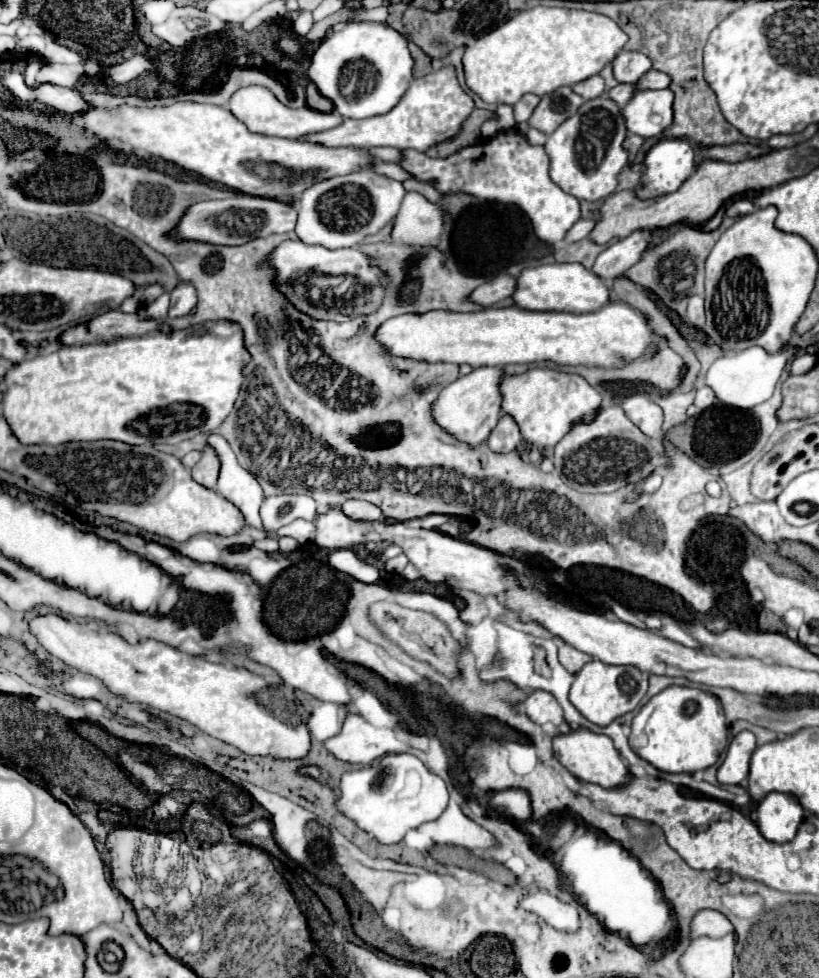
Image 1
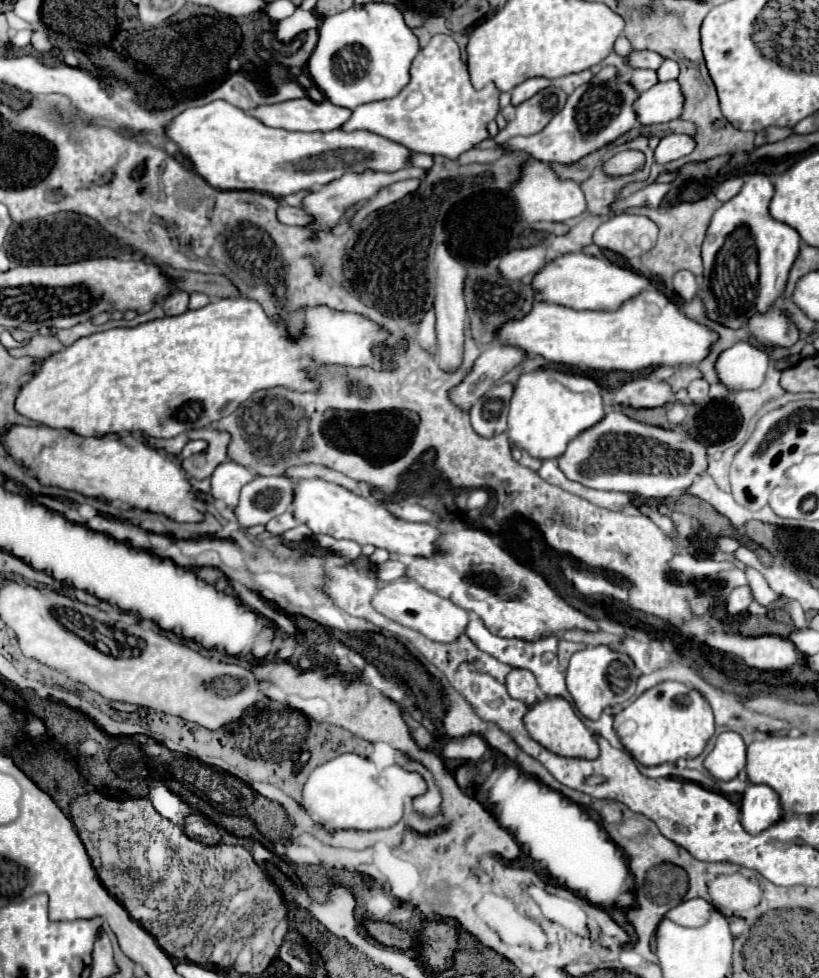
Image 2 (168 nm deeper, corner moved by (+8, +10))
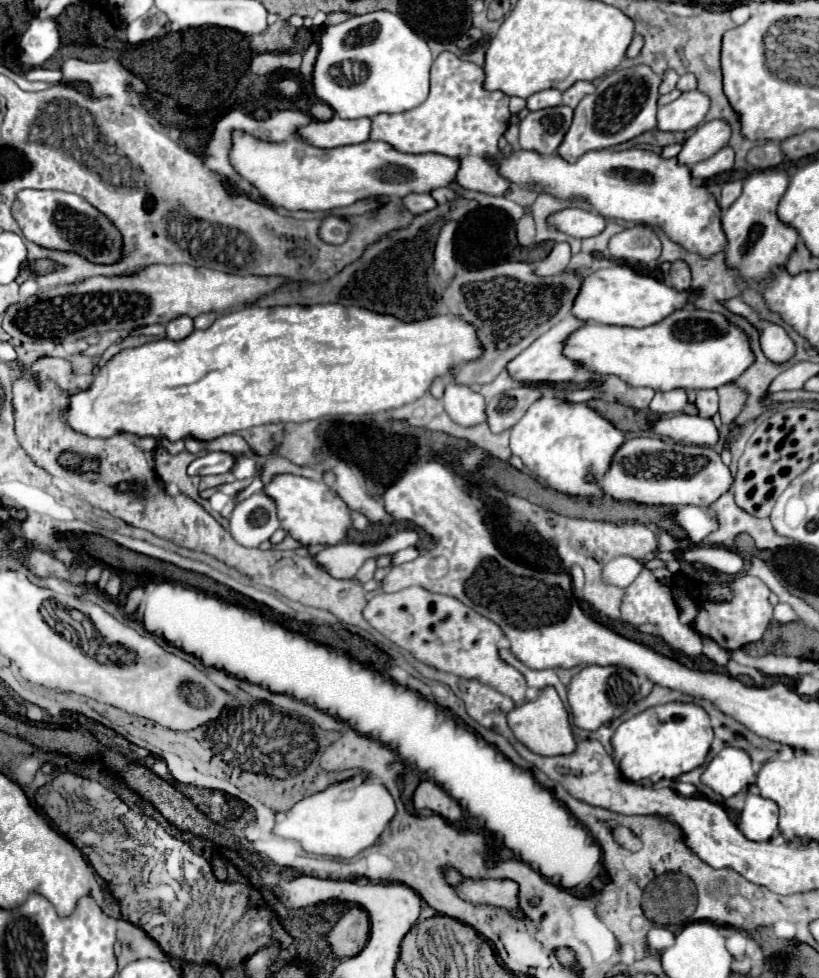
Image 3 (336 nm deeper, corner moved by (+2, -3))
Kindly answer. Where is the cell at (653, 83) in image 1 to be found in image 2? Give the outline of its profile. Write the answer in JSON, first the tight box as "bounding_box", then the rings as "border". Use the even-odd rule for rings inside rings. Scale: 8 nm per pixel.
{"bounding_box":[658,59,680,81],"border":[[[666,59],[666,61],[662,63],[662,67],[658,69],[658,79],[660,79],[660,81],[670,81],[670,79],[676,79],[678,73],[680,73],[678,63]]]}

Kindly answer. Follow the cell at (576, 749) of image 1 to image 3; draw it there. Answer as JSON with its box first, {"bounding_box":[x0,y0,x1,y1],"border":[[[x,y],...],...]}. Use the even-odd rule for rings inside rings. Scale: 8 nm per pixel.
{"bounding_box":[508,688,578,756],"border":[[[552,688],[542,690],[538,700],[516,706],[508,714],[508,724],[510,724],[512,732],[514,732],[514,736],[526,748],[530,748],[534,754],[540,754],[540,756],[560,756],[560,754],[572,754],[578,748],[576,738],[572,734],[570,720],[568,720],[568,712],[566,712],[560,696]]]}

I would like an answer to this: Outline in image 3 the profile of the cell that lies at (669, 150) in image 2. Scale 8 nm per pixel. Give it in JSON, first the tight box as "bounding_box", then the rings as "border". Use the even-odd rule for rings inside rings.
{"bounding_box":[678,120,730,166],"border":[[[720,120],[706,122],[694,130],[694,134],[682,144],[678,162],[684,166],[694,166],[702,160],[708,160],[718,150],[726,146],[730,138],[730,126]]]}

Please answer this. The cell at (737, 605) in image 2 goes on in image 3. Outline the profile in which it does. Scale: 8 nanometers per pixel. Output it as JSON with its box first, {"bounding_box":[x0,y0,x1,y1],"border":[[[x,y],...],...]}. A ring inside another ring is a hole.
{"bounding_box":[696,576,772,650],"border":[[[738,576],[732,582],[734,598],[730,602],[714,604],[714,602],[698,602],[698,618],[696,618],[696,632],[710,636],[716,640],[724,650],[740,648],[748,642],[756,642],[762,638],[764,630],[772,620],[772,604],[768,602],[770,590],[768,586],[754,576]]]}

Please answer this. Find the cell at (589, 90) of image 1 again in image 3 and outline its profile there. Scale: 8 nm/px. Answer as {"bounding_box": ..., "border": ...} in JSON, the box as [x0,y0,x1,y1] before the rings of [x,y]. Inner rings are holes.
{"bounding_box":[564,82,596,108],"border":[[[576,82],[576,84],[570,86],[568,90],[564,90],[564,104],[576,108],[578,102],[580,102],[584,96],[592,94],[594,90],[596,90],[596,88],[594,88],[592,82]]]}

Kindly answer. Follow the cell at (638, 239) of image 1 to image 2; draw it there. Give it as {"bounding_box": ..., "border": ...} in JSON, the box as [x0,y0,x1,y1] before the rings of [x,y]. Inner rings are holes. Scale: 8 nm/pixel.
{"bounding_box":[594,215,658,259],"border":[[[616,215],[602,223],[594,233],[594,243],[626,259],[640,257],[654,247],[658,227],[644,215]]]}

